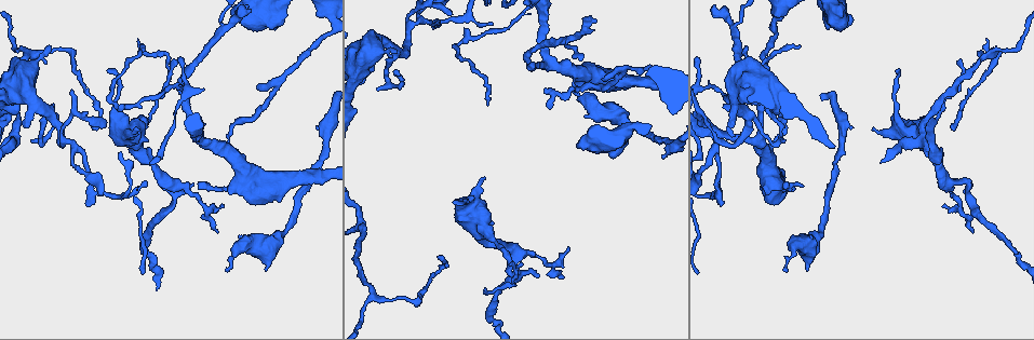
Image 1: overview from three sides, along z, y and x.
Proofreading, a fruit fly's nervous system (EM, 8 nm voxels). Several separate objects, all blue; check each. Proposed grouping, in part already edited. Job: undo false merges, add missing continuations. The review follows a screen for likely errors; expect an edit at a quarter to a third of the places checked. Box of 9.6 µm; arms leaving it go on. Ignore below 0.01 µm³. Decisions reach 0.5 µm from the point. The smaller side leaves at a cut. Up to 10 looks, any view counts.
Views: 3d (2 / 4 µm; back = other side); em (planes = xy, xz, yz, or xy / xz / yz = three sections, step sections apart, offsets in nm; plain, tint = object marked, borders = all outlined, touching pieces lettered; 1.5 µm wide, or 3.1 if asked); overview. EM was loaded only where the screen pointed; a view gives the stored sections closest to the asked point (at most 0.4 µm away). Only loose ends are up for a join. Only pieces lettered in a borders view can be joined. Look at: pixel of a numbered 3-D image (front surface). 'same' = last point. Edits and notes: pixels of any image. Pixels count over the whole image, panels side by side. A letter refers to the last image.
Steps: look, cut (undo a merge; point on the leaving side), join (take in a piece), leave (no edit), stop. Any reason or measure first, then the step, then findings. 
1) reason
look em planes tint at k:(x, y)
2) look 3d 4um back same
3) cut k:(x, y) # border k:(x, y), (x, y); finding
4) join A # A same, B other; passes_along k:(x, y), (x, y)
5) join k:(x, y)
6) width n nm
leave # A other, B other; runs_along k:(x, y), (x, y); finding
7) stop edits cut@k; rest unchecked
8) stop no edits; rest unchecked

look em 3.1um planes borders at 1:(450, 15)

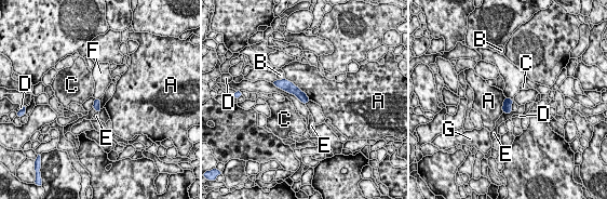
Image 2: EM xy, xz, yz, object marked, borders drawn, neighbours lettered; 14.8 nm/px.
leave # A other, B other, C other, D other, E other, F other, G other; none of them fits

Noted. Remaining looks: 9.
free end
look 3d 2um at 1:(94, 128)

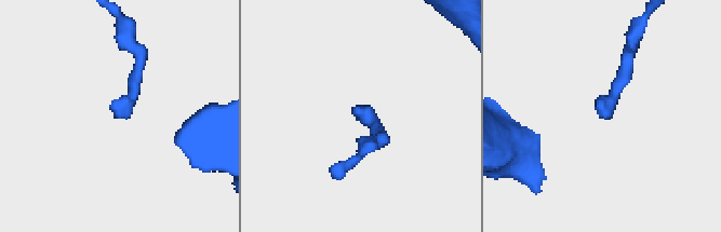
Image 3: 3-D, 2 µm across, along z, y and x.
need the tissue
look em yz step 4 borders at 3:(352, 113)

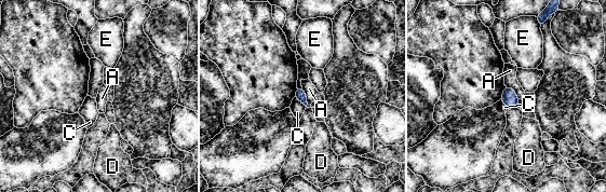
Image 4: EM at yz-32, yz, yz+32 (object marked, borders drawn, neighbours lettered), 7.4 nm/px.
width 80 nm
leave # A other, C other, D other, E other; border 4:(301, 88), (306, 95), (307, 106); none of them fits

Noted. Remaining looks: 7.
thick turns thin
look 3d 2um at 1:(895, 116)

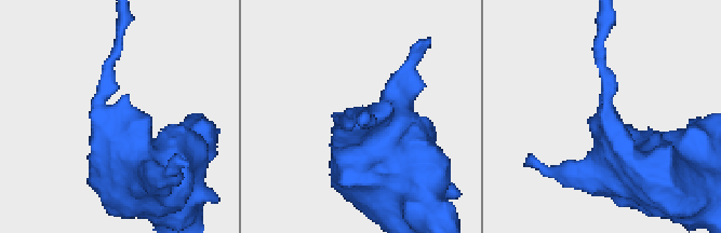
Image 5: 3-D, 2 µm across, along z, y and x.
look em yz step 4 tint at 5:(106, 110)

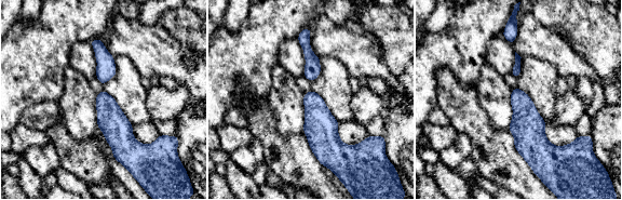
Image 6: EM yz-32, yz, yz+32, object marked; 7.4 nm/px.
look em planes borders same

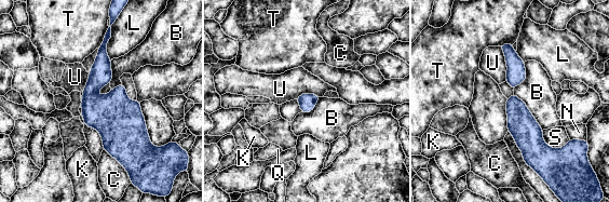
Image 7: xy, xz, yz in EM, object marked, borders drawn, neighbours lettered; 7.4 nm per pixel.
width 200 nm
leave # B other, C other, K other, L other, N other, Q other, S other, T other, U other; border 7:(514, 93), (526, 105), (542, 130); one neuron here

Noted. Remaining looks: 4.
abrupt turn
look 3d 4um back at 1:(710, 196)

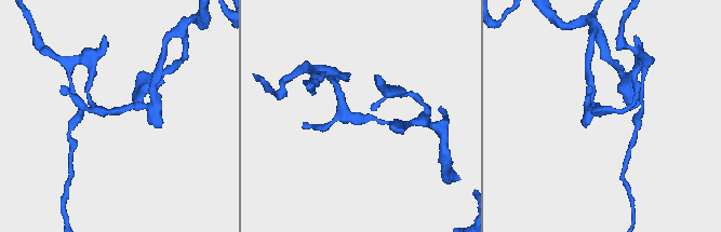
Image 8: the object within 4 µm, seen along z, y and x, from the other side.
look em planes borders at 8:(346, 118)

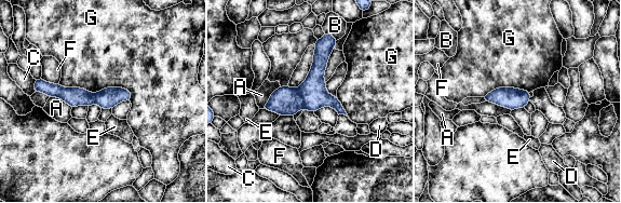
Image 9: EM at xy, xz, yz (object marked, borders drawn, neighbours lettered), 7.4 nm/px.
width 160 nm; longest_contact G 550 nm
cut 9:(313, 91) # A other, B other, C other, D other, E other, F other, G other; a second neuron is stuck on

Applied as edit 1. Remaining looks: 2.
stop edits cut@9; rest unchecked

